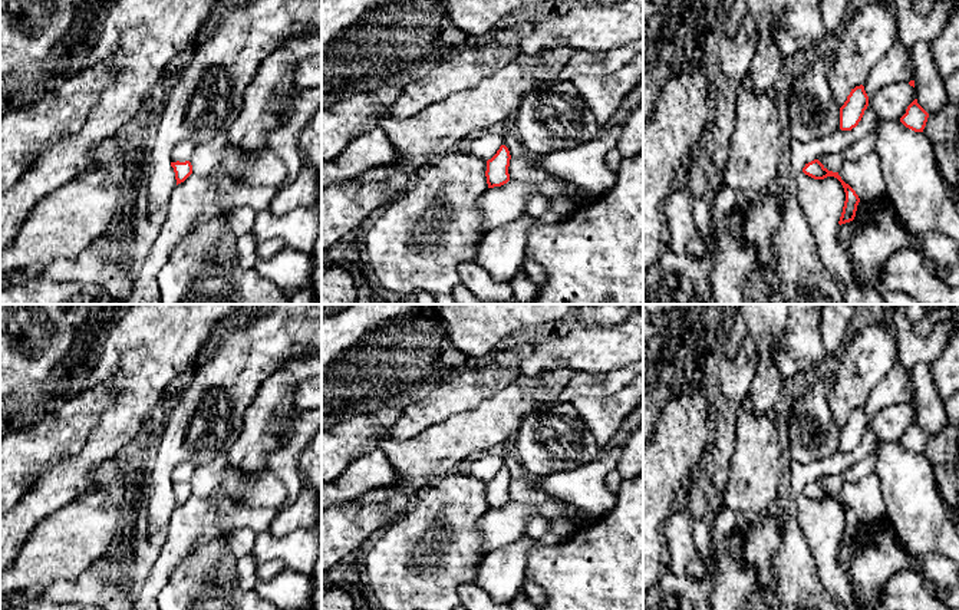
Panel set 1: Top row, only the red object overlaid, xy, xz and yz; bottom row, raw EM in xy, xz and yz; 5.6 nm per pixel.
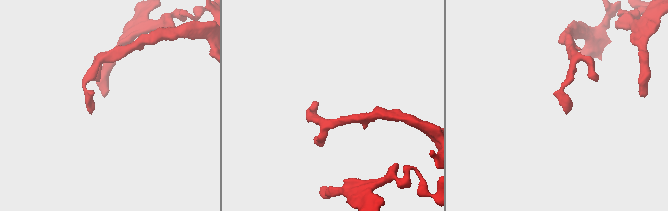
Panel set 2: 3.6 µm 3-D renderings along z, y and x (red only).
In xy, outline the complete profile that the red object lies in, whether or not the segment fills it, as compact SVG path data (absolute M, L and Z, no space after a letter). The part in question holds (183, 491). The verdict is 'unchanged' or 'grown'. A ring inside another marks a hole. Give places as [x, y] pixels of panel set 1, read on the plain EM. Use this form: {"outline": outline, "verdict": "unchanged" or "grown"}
{"outline": "M190 482L185 484L171 484L175 494L177 507L184 504L192 495L192 487Z", "verdict": "unchanged"}

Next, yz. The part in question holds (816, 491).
{"outline": "M818 481L805 485L803 494L814 501L824 501L827 498L837 499L841 504L846 514L846 522L838 545L841 547L854 541L860 520L856 515L856 512L841 501L838 494L828 492Z", "verdict": "unchanged"}

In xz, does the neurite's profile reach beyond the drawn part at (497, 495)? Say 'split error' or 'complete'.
complete

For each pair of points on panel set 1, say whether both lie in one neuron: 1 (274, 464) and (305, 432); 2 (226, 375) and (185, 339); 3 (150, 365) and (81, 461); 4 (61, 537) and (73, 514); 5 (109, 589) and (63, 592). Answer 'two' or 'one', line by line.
1: one
2: two
3: one
4: one
5: one

